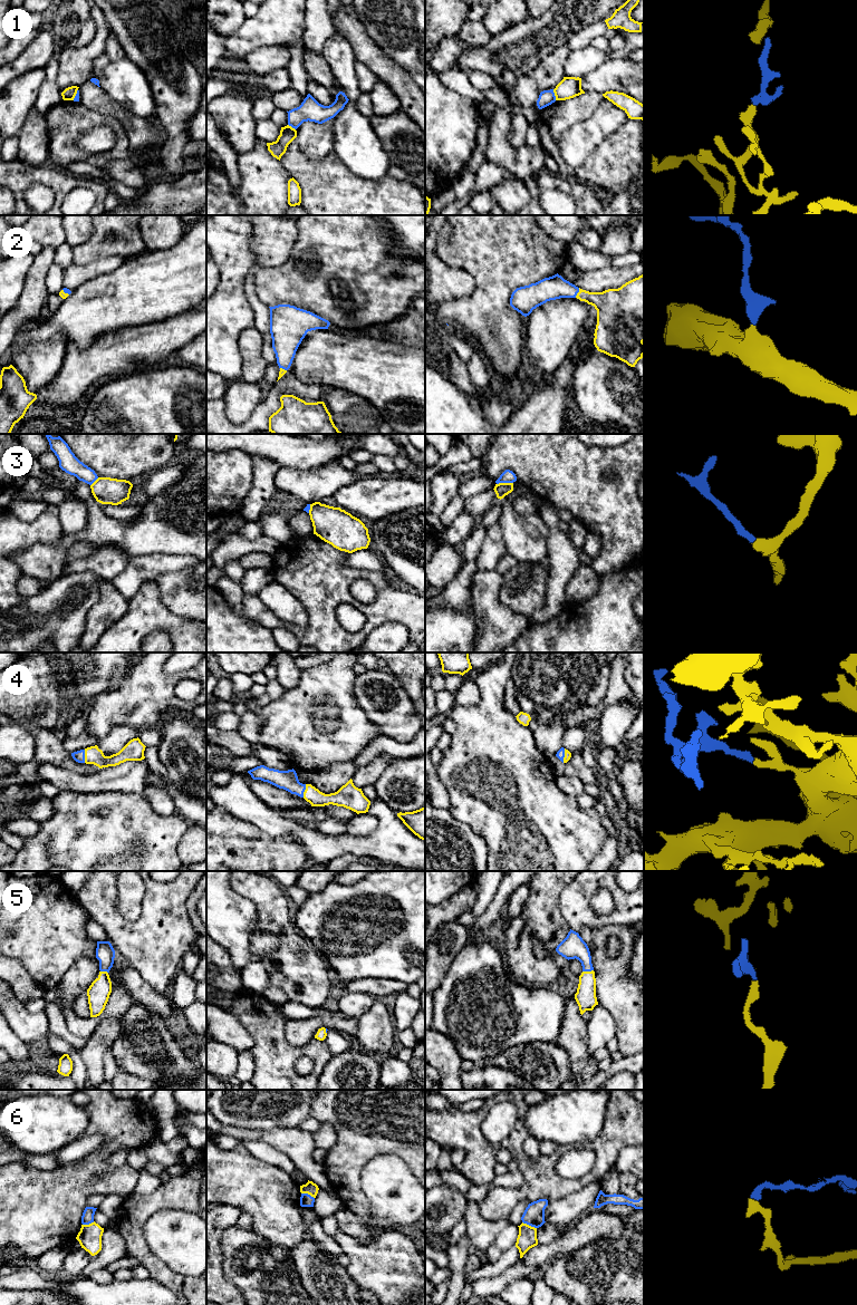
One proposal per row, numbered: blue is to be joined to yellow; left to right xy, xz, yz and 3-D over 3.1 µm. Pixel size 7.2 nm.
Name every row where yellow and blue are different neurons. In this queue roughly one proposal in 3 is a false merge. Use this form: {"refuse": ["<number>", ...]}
{"refuse": ["1", "3", "6"]}

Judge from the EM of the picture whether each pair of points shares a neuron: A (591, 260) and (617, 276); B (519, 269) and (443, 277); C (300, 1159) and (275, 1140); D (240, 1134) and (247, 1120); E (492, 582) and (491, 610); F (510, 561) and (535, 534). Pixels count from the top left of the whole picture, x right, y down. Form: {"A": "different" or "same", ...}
{"A": "different", "B": "different", "C": "same", "D": "different", "E": "same", "F": "different"}

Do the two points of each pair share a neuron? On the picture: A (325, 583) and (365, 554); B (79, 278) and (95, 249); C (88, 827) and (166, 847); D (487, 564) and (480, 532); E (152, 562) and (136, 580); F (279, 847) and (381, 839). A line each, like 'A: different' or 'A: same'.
A: different
B: different
C: same
D: different
E: same
F: different

